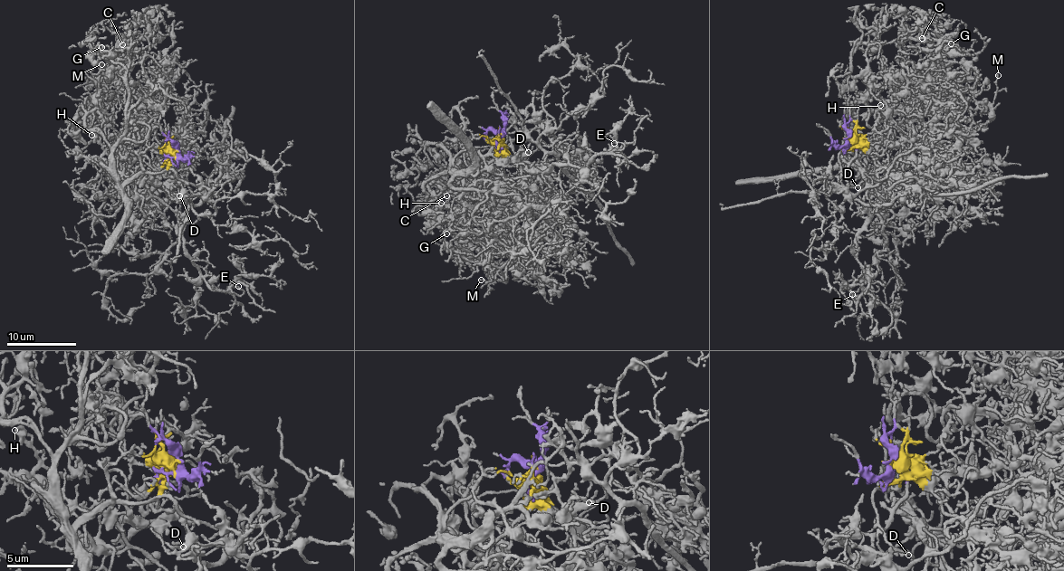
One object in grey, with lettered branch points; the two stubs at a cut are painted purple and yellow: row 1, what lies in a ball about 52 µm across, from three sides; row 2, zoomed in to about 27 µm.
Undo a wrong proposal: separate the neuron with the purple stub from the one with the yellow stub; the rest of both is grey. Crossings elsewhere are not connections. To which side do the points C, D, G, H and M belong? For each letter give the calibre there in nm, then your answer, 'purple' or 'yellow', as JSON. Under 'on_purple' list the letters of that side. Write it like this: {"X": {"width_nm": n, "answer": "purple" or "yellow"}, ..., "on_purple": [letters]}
{"C": {"width_nm": 130, "answer": "yellow"}, "D": {"width_nm": 240, "answer": "yellow"}, "G": {"width_nm": 150, "answer": "yellow"}, "H": {"width_nm": 200, "answer": "yellow"}, "M": {"width_nm": 140, "answer": "yellow"}, "on_purple": []}

